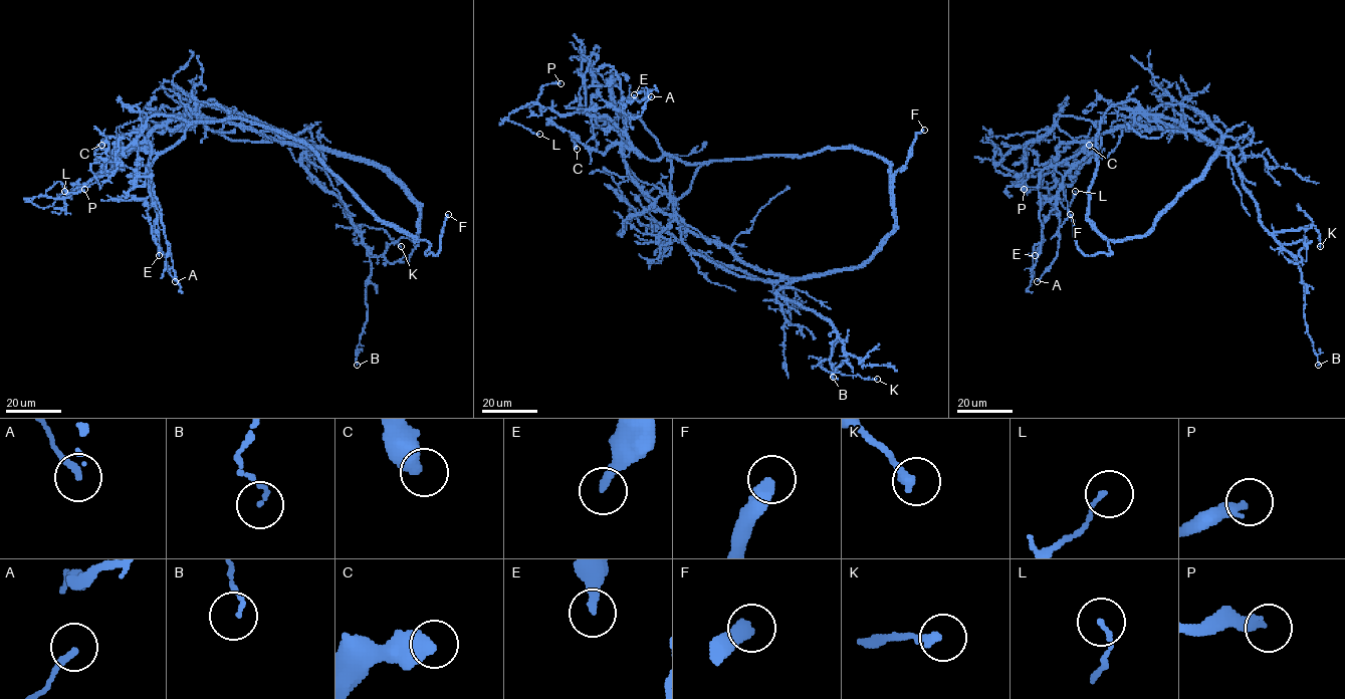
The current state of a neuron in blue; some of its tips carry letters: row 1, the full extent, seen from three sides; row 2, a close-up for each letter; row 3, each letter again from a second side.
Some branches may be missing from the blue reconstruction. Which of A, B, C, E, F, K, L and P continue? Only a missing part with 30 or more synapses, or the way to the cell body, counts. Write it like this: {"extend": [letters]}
{"extend": ["F"]}

